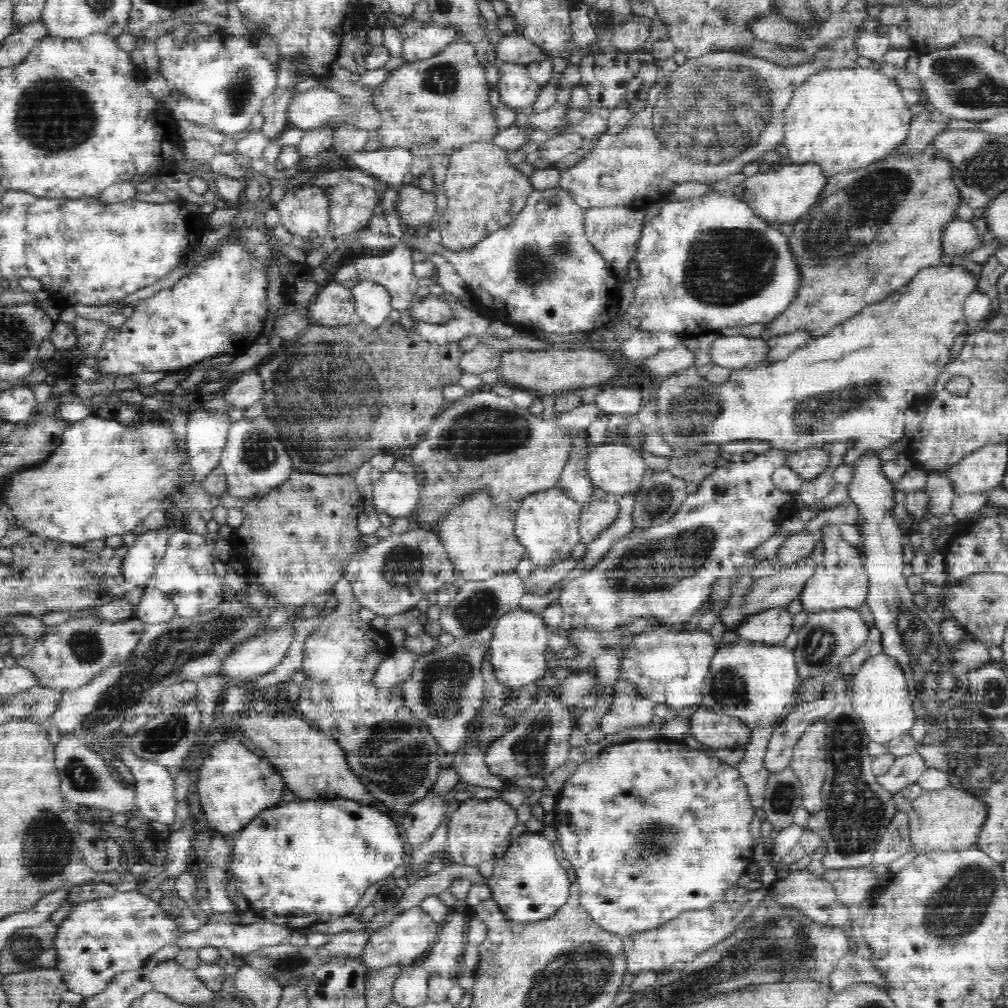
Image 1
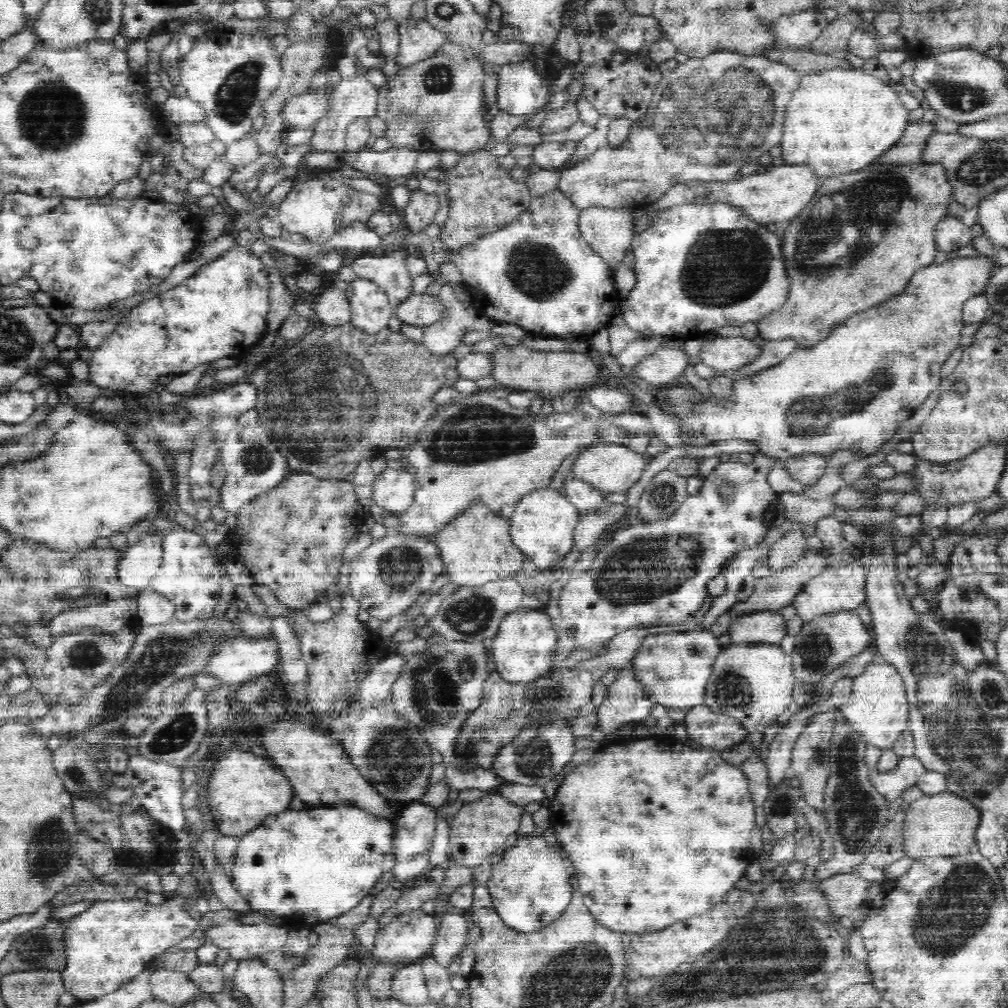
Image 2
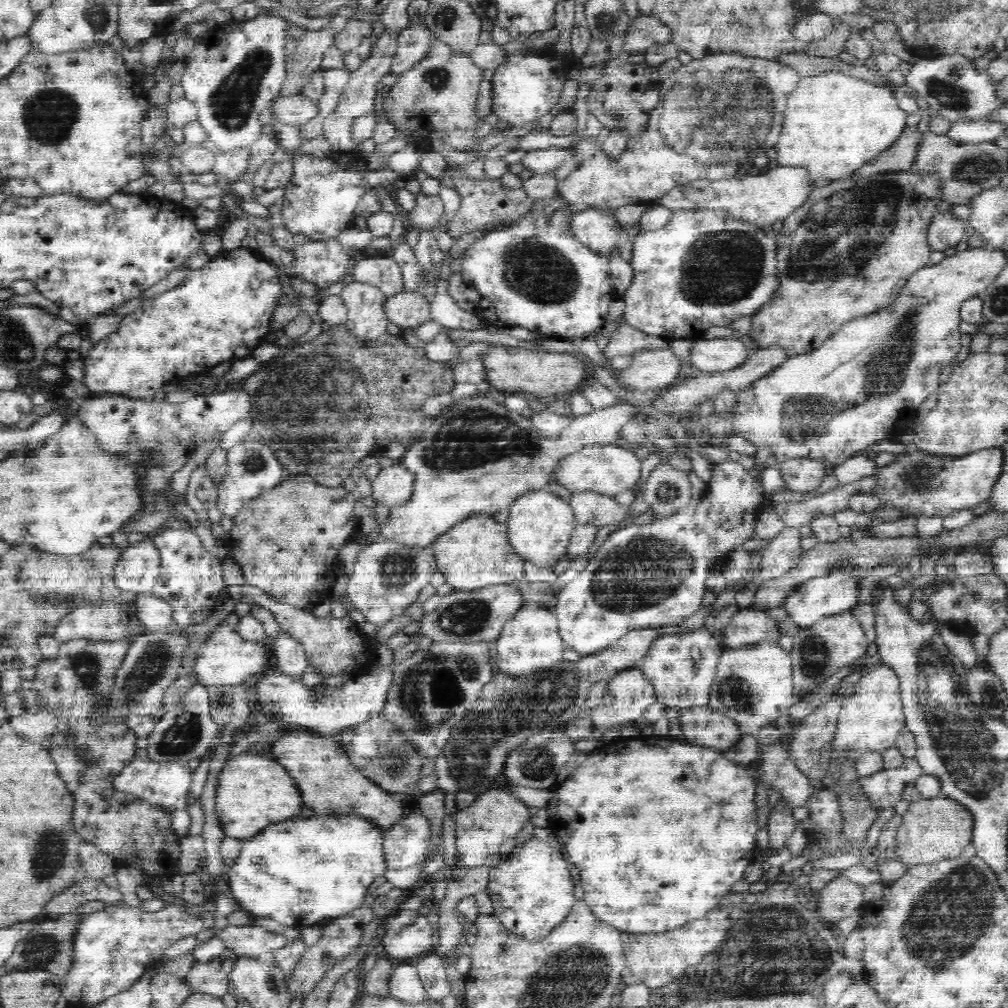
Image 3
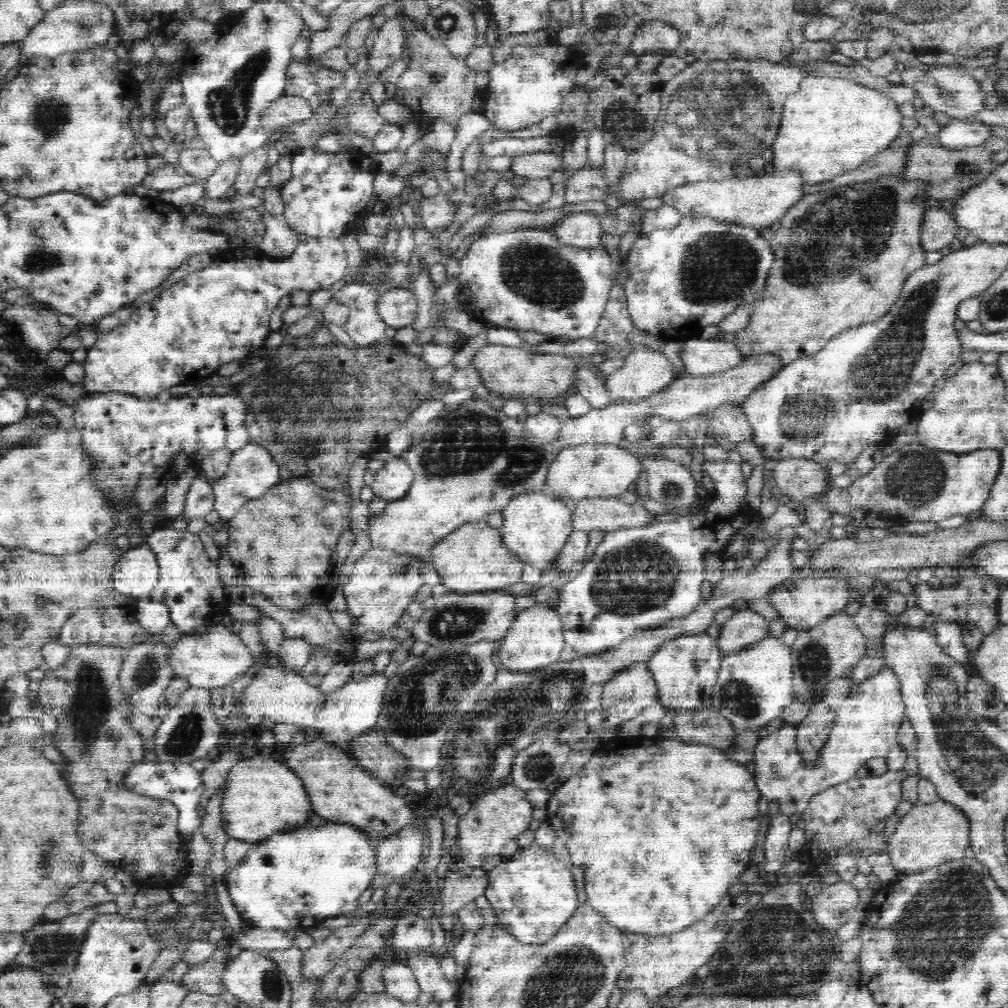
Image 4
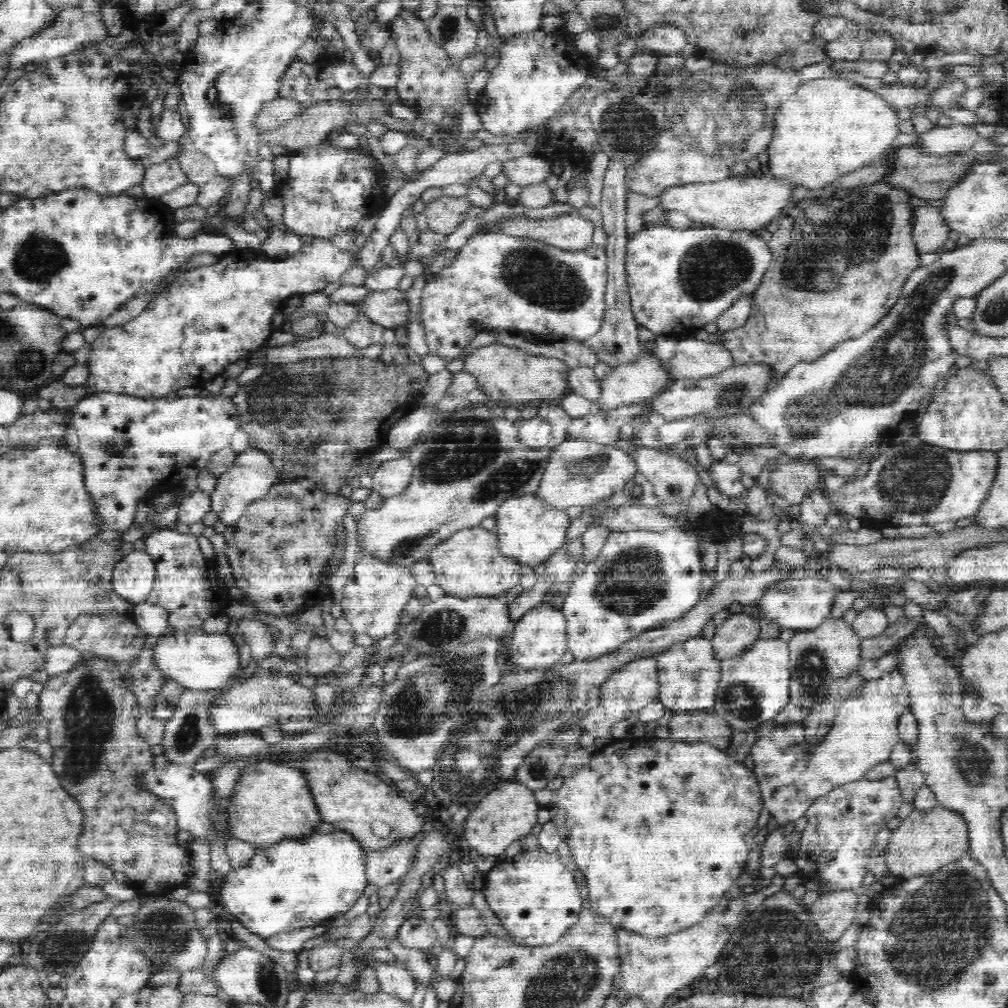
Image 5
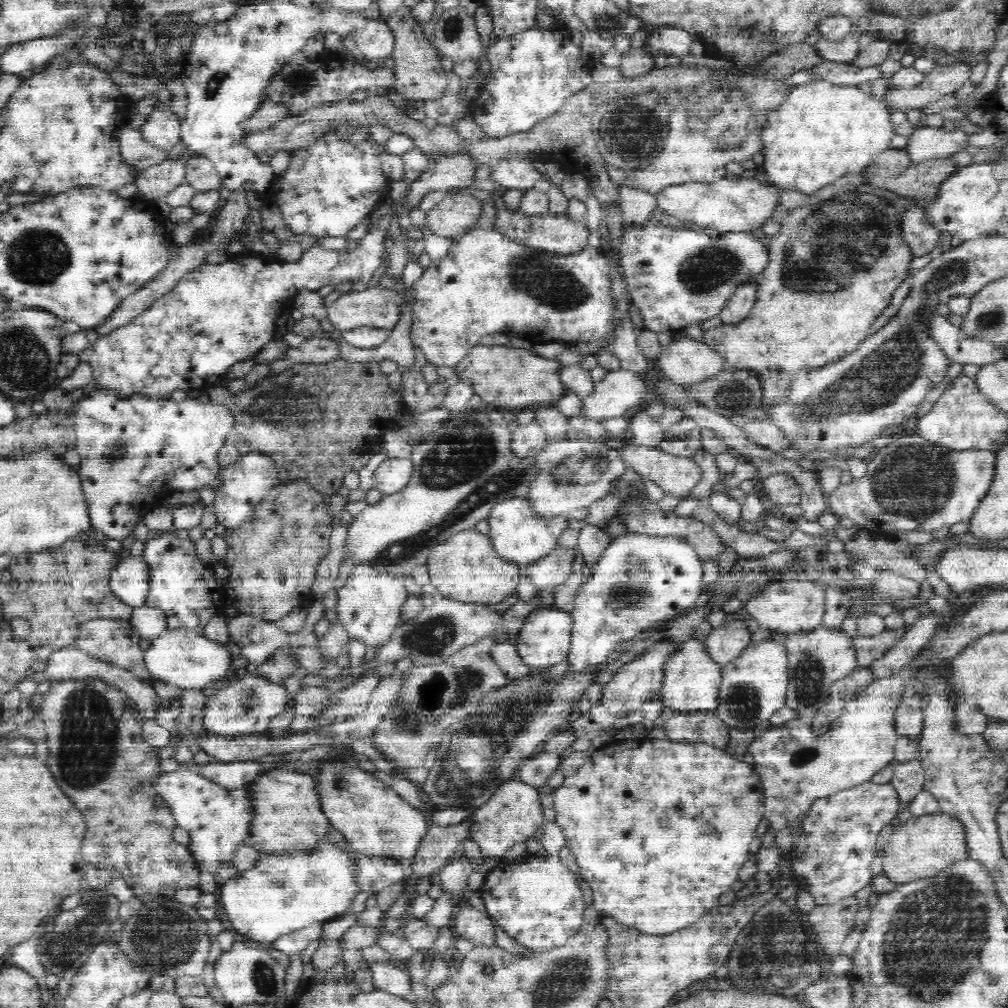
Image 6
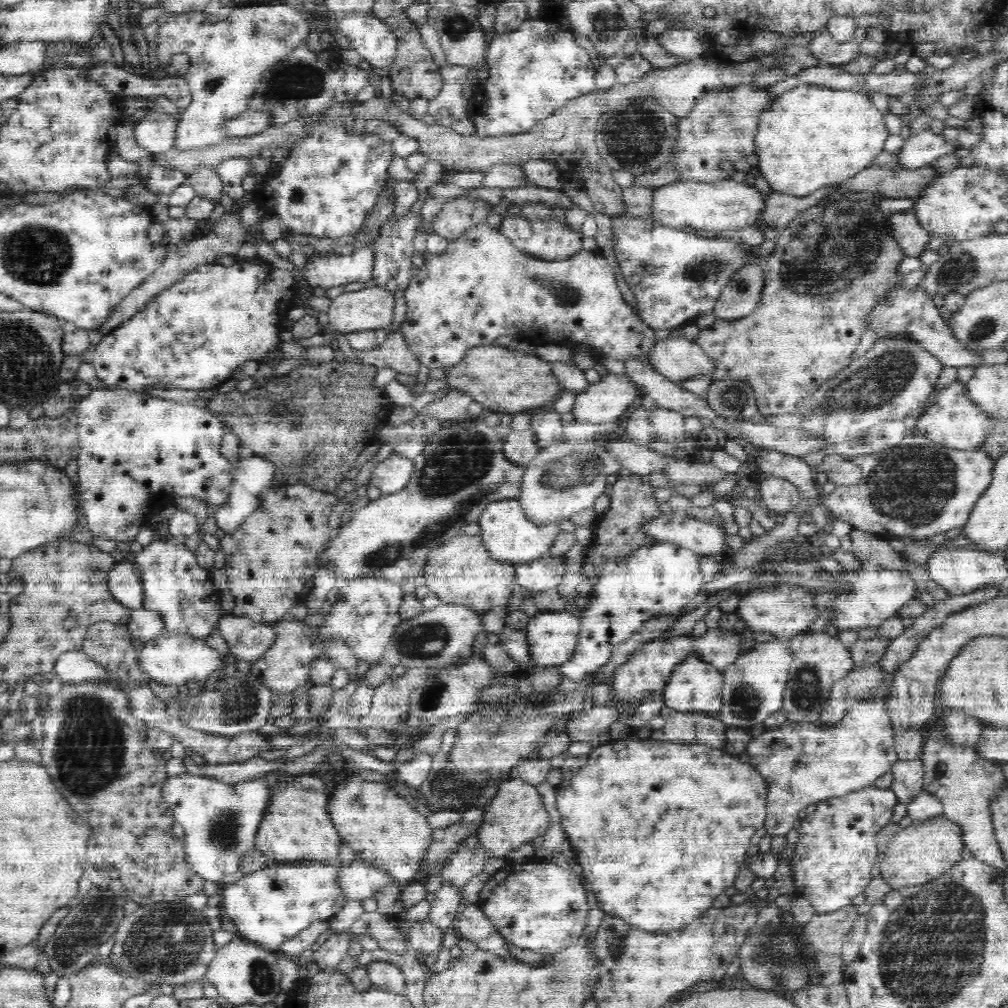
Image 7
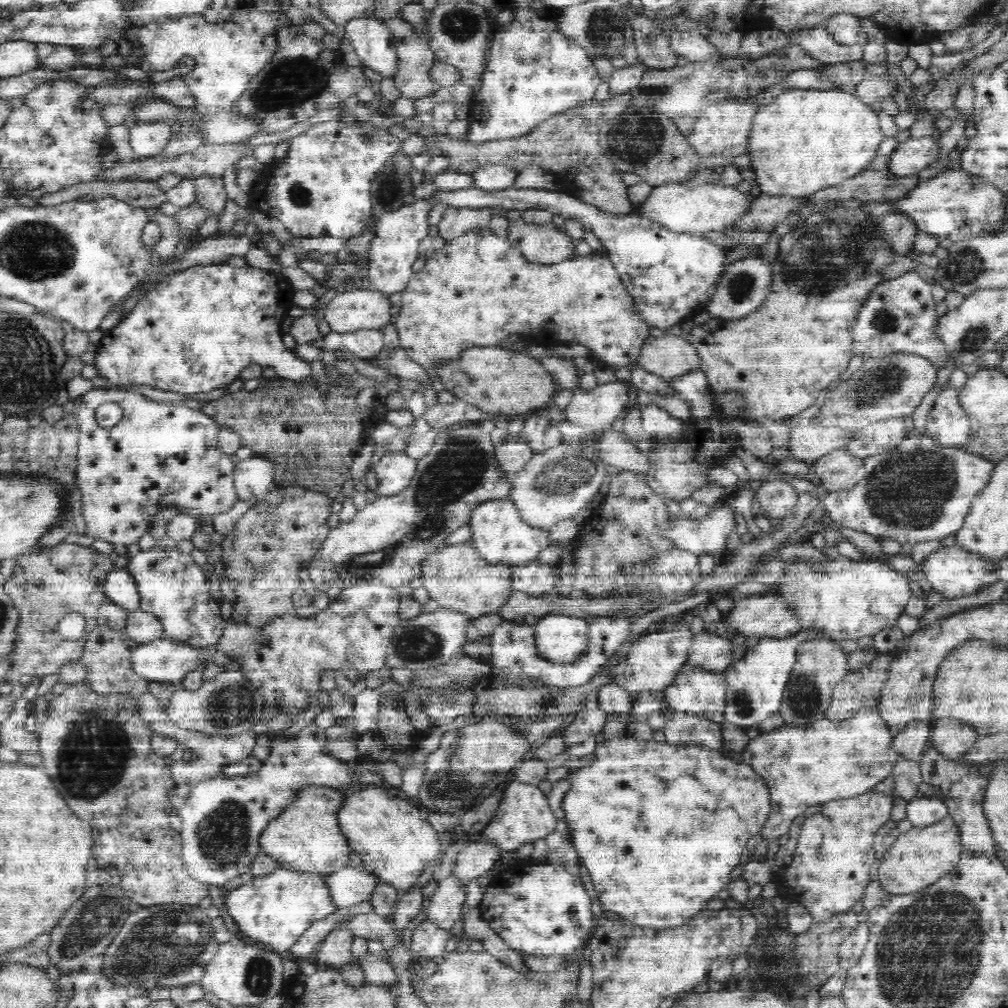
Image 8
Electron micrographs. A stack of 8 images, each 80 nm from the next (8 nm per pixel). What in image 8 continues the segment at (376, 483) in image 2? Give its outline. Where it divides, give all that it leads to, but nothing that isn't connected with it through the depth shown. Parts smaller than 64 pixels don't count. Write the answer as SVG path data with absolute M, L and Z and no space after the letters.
M386 452L373 468L378 480L378 496L392 496L402 492L415 475L417 460L398 452Z

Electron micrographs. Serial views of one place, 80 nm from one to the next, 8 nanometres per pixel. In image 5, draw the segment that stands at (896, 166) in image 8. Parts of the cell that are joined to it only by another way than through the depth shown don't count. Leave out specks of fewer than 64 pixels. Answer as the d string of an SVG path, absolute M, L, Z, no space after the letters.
M953 123L946 128L936 126L930 132L920 134L917 143L923 143L927 150L936 154L960 153L969 150L980 138L982 137L976 132L975 126Z

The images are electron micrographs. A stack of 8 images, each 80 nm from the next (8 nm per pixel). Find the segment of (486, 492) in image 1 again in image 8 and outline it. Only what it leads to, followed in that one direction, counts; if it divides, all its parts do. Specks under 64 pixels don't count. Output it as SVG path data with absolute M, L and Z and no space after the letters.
M472 540L445 545L431 553L422 566L421 579L430 598L440 607L456 609L474 618L499 611L514 592L512 565L486 561Z

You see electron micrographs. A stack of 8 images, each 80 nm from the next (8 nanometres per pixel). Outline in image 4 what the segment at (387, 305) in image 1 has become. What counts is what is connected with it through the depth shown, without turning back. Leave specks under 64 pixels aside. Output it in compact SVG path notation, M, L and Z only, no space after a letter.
M356 281L335 292L335 297L349 308L347 322L342 327L355 345L367 346L385 336L387 324L377 309L380 295L376 286Z

